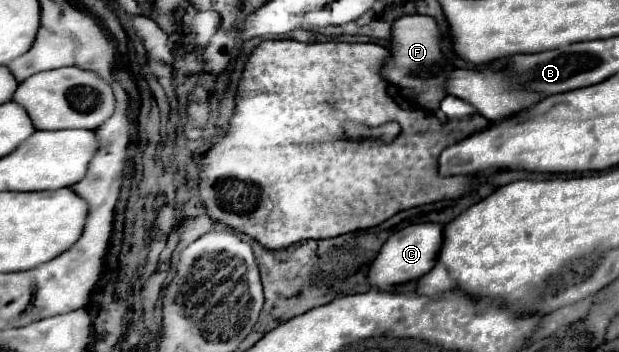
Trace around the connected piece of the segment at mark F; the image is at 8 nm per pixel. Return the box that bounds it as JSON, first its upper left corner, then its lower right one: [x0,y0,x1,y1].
[380,16,452,110]

